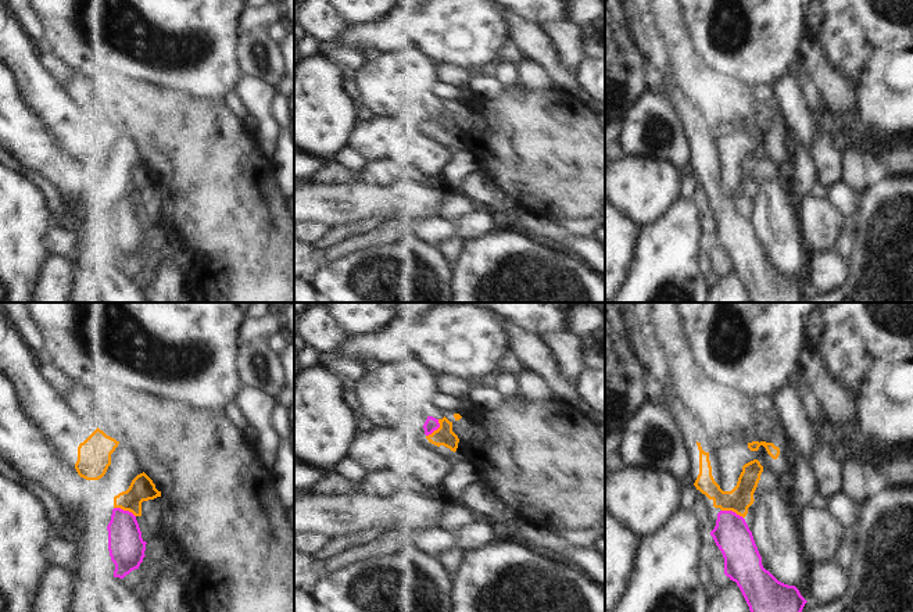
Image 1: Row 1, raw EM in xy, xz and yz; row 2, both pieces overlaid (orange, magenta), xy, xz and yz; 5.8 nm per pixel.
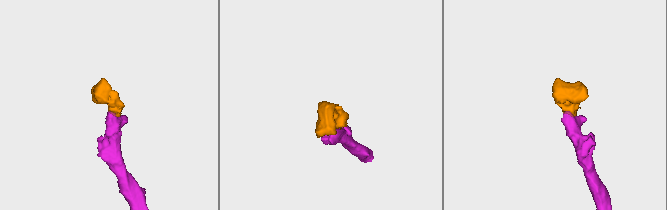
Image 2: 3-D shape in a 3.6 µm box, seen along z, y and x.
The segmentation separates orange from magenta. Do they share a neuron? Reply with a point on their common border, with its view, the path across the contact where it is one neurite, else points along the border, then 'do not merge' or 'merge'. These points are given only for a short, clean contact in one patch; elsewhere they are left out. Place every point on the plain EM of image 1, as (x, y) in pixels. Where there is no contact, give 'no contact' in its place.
xy (125, 199) | across xy (142, 178), (125, 199), (126, 238) | merge

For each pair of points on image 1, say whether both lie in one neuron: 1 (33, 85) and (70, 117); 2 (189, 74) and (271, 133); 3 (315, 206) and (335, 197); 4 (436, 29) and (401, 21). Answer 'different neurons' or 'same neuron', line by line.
1: same neuron
2: different neurons
3: same neuron
4: same neuron

